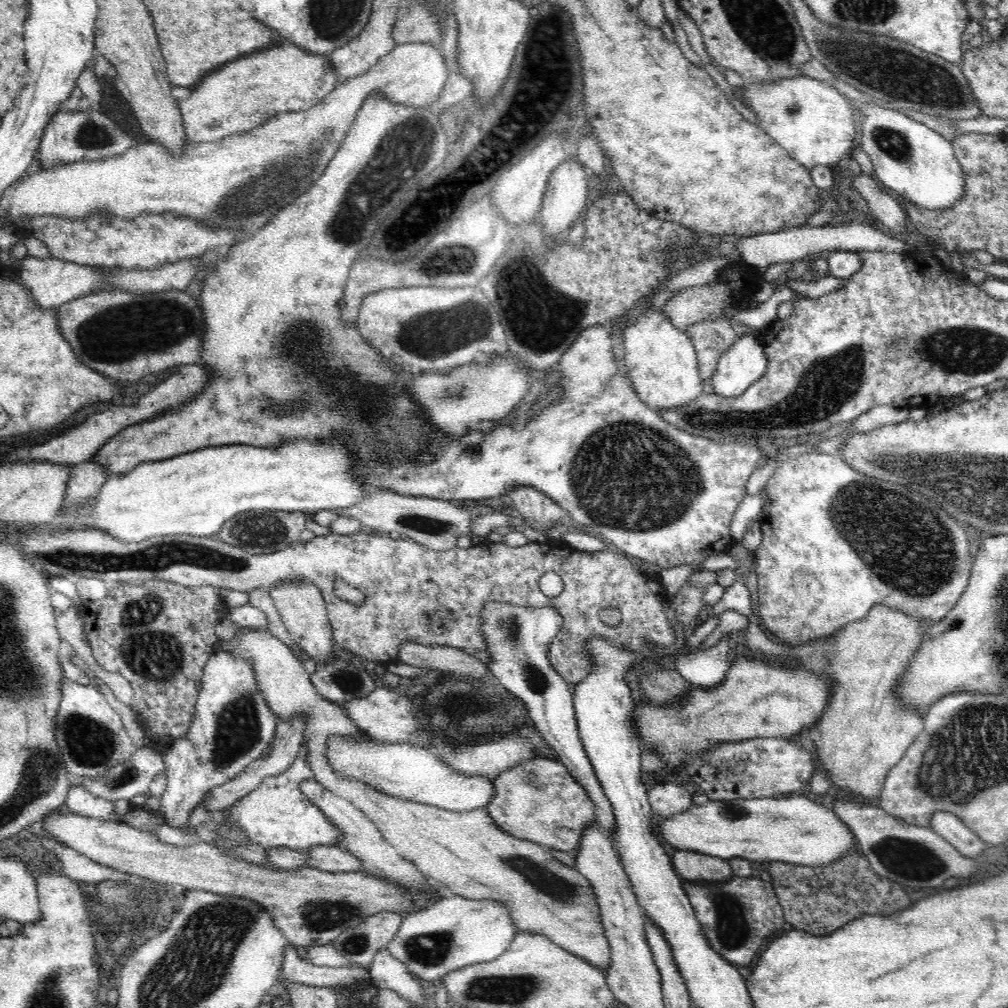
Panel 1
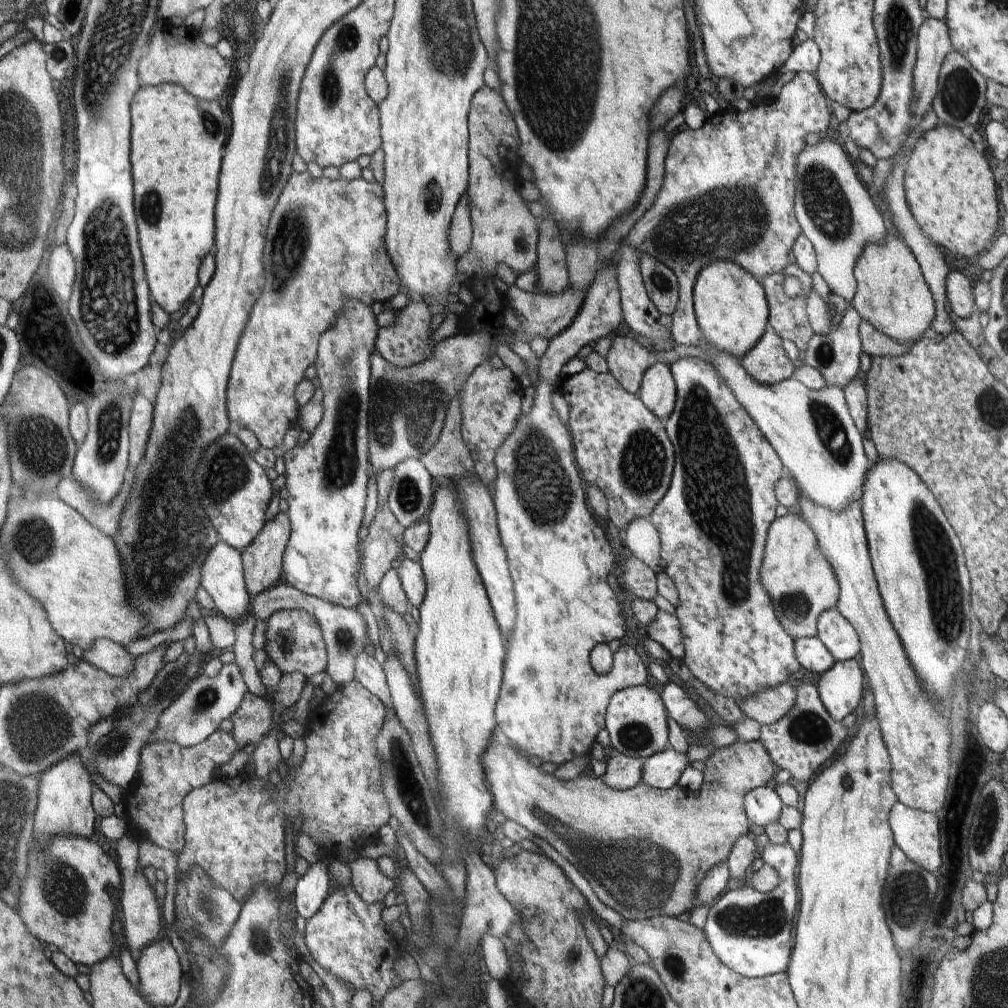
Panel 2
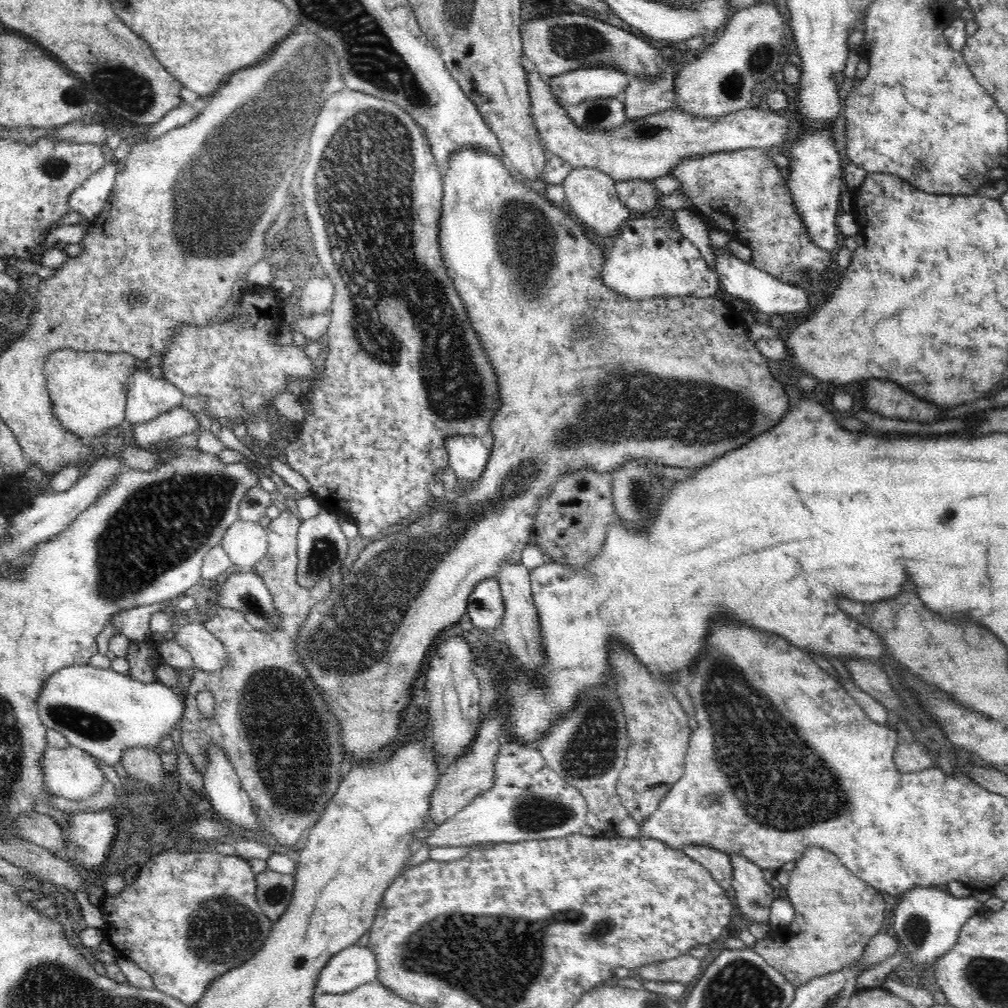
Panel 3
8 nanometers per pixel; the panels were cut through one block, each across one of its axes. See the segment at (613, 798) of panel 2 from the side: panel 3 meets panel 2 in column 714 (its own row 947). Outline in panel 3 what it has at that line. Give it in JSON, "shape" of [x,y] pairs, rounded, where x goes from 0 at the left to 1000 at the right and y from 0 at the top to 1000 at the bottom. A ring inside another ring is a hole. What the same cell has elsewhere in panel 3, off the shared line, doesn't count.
{"shape":[[[802,839],[783,865],[780,880],[789,902],[789,913],[782,918],[781,928],[776,933],[750,932],[745,941],[790,980],[804,971],[852,955],[863,932],[875,925],[880,894],[821,843]]]}

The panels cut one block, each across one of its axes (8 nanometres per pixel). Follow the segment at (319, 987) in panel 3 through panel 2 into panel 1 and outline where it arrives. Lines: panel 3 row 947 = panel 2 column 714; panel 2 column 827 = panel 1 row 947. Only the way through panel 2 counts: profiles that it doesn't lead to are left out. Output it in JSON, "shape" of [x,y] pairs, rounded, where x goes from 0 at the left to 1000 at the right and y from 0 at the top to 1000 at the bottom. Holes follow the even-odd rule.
{"shape":[[[445,887],[429,896],[426,901],[402,909],[395,927],[389,932],[389,935],[386,935],[384,940],[389,949],[393,949],[405,959],[408,968],[421,972],[421,974],[431,974],[451,962],[494,950],[504,942],[512,926],[508,910],[497,895],[483,891],[482,893],[468,893]]]}

